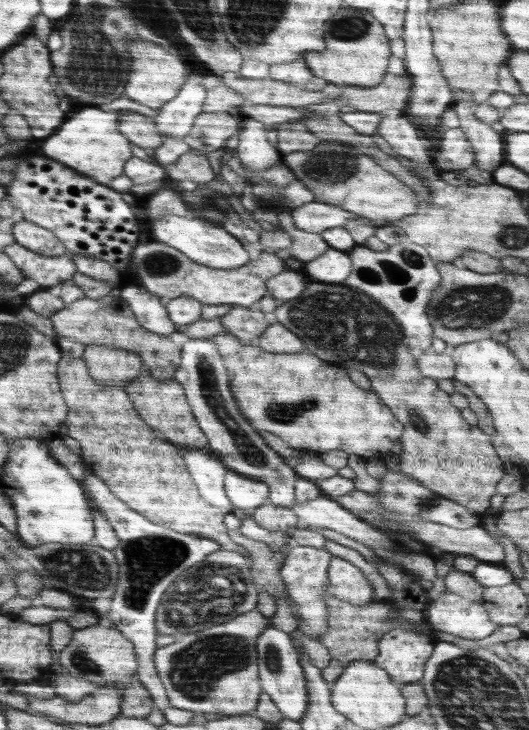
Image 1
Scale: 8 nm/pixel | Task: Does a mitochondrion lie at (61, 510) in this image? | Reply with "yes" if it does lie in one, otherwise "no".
no

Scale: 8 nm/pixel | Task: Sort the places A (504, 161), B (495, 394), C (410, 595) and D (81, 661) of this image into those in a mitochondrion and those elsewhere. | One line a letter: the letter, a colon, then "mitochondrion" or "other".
A: other
B: other
C: other
D: mitochondrion

